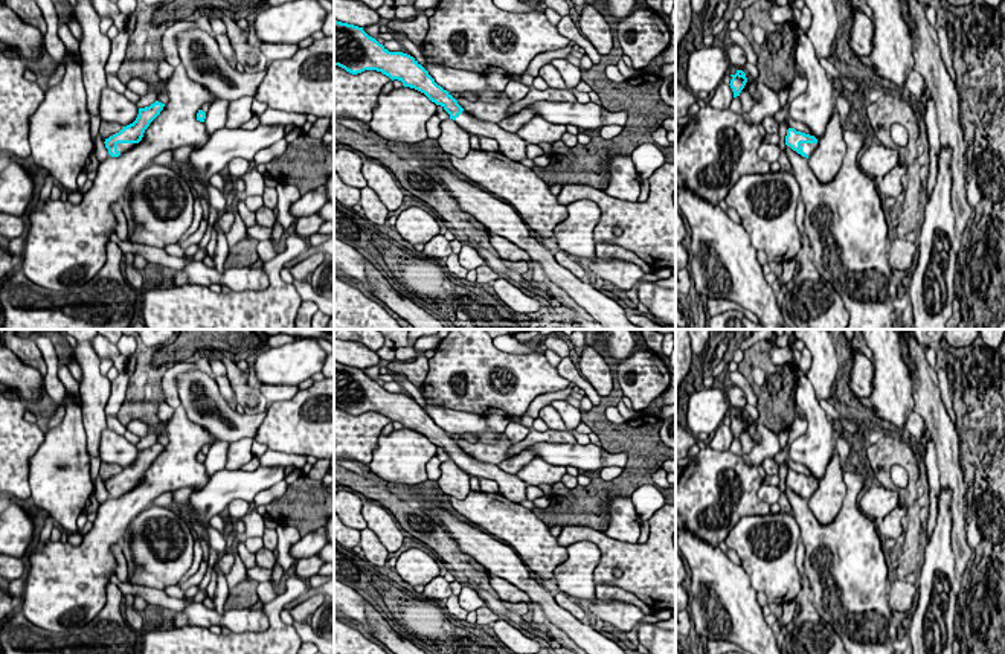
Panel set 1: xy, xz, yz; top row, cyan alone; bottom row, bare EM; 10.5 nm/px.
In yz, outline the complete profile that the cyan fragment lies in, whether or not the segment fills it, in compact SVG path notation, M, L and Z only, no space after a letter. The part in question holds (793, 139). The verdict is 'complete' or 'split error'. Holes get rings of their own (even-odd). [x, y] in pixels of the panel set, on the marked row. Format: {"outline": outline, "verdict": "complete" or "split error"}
{"outline": "M795 128L787 130L785 145L802 157L810 157L817 146L817 139L814 136L796 131Z", "verdict": "split error"}

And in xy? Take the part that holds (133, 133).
{"outline": "M156 101L149 107L139 108L139 114L133 123L122 127L119 133L105 139L104 143L108 154L111 157L119 157L136 146L142 140L145 130L160 114L163 107L165 104Z", "verdict": "split error"}

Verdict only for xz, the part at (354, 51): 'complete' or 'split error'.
split error

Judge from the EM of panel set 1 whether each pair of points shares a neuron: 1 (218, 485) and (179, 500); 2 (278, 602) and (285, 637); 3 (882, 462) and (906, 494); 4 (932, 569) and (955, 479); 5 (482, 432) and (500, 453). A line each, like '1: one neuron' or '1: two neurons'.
1: two neurons
2: one neuron
3: one neuron
4: two neurons
5: two neurons

